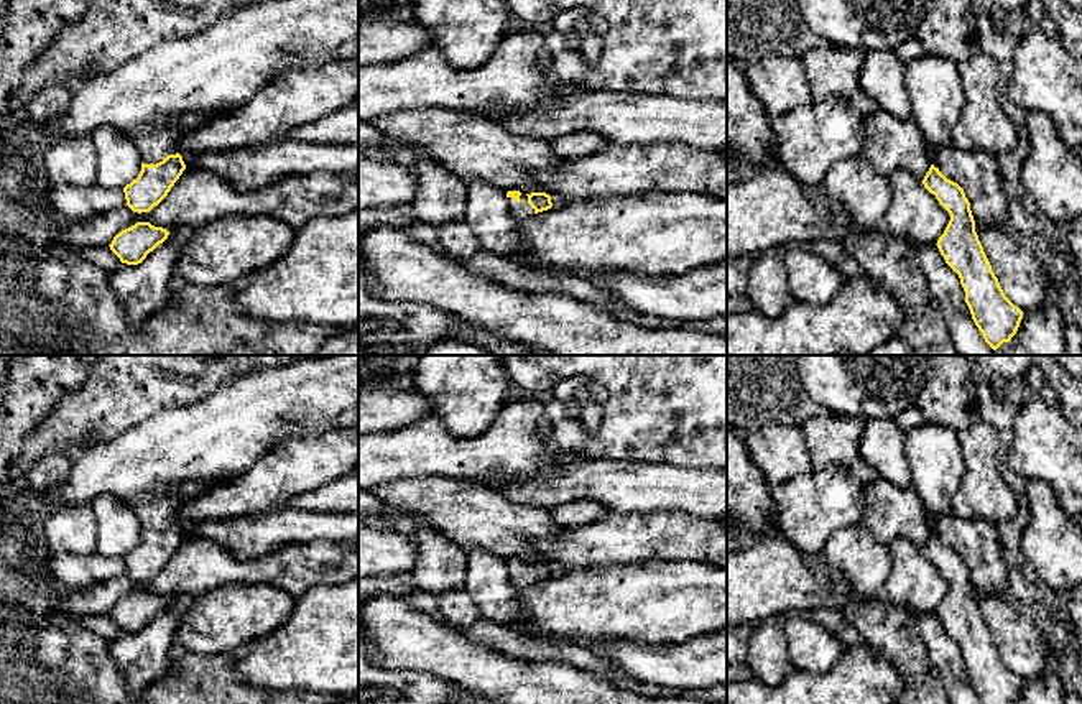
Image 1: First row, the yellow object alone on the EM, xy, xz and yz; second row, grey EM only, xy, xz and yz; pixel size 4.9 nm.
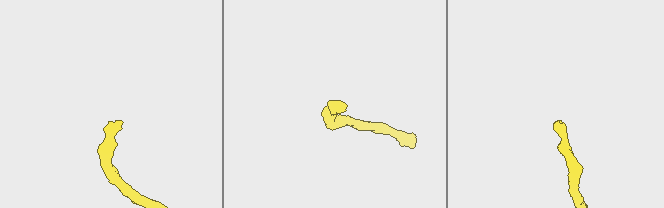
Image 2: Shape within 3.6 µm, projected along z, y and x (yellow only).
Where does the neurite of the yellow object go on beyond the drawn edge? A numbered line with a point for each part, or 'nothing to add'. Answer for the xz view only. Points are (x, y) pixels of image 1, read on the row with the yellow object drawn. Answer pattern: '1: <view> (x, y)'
1: xz (522, 211)

